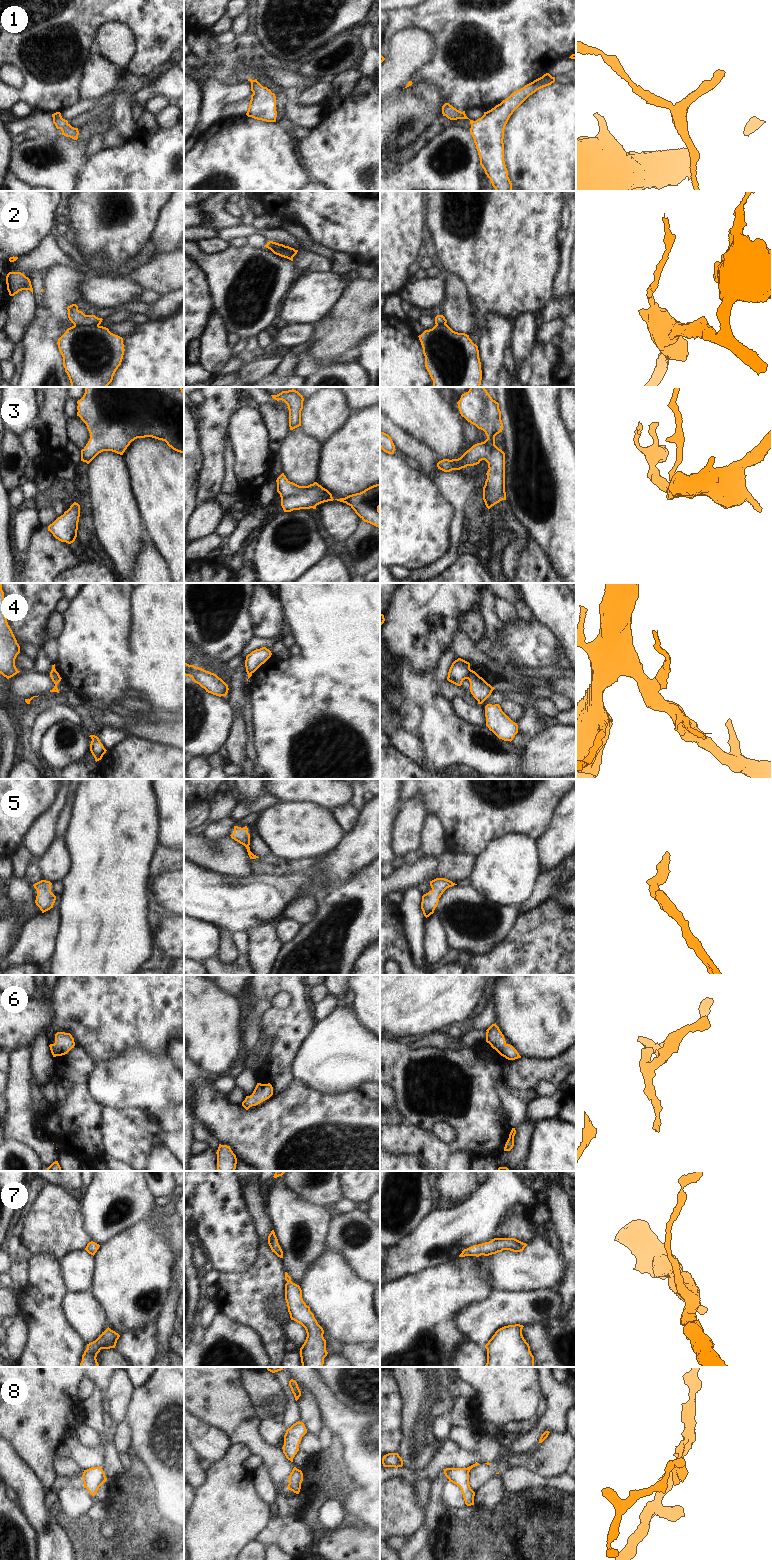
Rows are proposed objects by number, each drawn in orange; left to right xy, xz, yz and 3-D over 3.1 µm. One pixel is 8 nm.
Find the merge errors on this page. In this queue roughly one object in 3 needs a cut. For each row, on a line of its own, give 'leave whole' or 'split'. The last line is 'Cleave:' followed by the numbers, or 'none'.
1: leave whole
2: split
3: leave whole
4: split
5: leave whole
6: leave whole
7: leave whole
8: leave whole
Cleave: 2, 4

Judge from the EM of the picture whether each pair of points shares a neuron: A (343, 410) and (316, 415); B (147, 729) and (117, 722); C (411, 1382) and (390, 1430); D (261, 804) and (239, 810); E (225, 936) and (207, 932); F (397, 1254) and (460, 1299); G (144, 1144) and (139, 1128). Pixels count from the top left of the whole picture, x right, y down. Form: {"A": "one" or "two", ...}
{"A": "one", "B": "one", "C": "two", "D": "one", "E": "two", "F": "two", "G": "one"}

